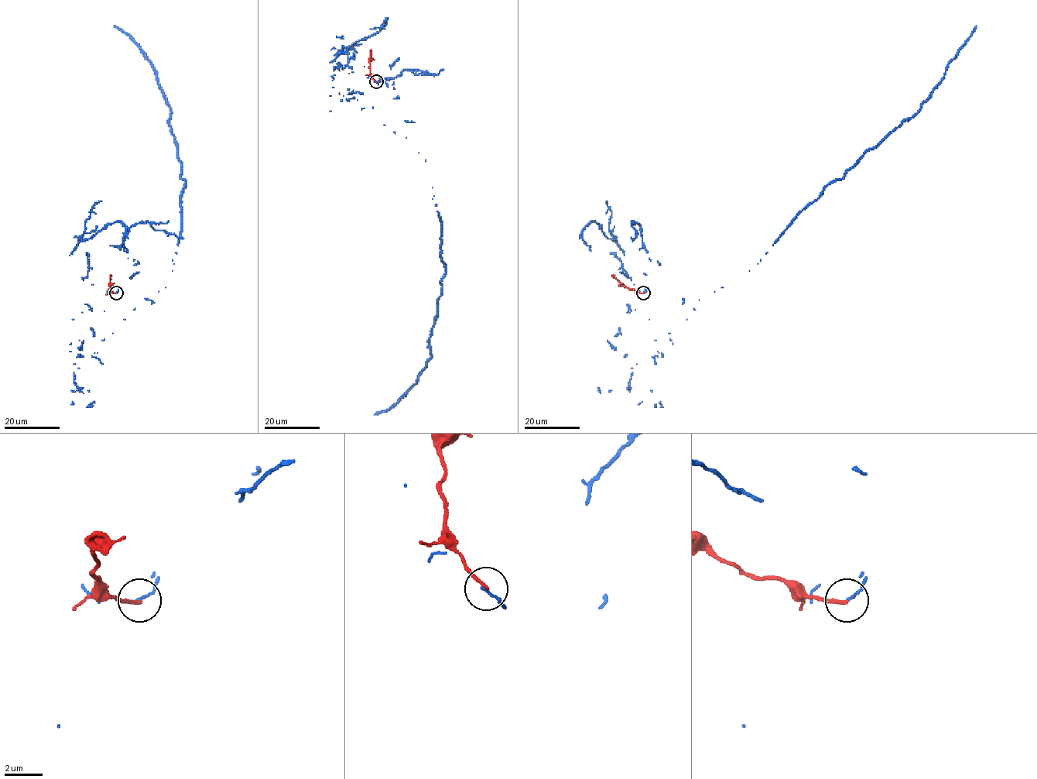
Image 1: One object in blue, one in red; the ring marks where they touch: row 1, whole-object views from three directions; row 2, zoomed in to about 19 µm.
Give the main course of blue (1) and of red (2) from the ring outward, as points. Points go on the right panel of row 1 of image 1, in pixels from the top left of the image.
1: (643, 293), (608, 341), (631, 368), (658, 356), (699, 300), (749, 271), (826, 187), (911, 118), (977, 25)
2: (643, 293), (624, 287), (612, 274)

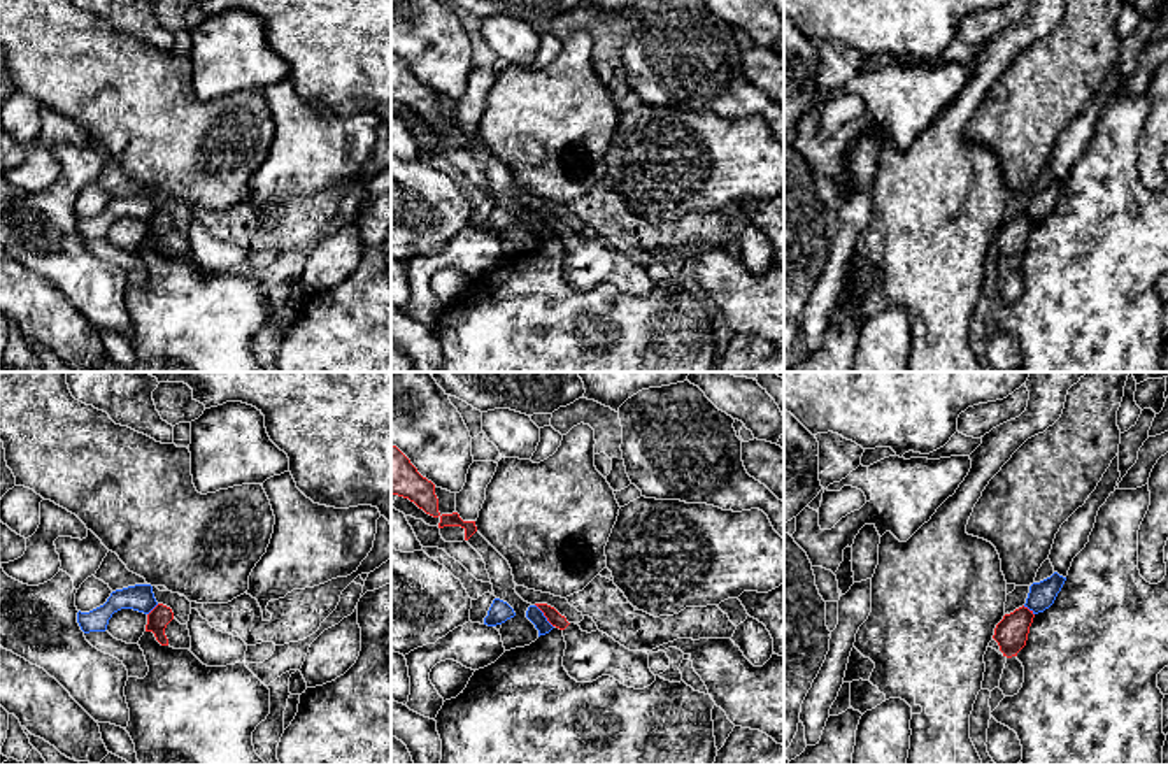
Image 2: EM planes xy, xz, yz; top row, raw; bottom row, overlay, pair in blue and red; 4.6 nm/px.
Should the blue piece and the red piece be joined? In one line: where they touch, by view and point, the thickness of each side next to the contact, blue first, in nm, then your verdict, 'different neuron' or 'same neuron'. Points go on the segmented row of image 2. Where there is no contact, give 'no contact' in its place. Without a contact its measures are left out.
xz (544, 616) | 70/70 nm | different neuron

